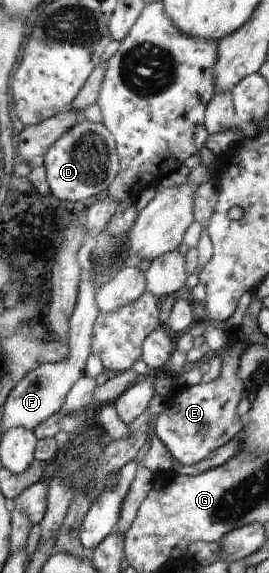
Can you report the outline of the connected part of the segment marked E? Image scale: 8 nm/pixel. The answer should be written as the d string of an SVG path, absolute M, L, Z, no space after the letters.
M234 339L226 351L218 353L222 355L219 377L209 383L195 384L173 393L164 411L155 419L152 432L164 443L178 466L196 465L212 451L228 443L242 429L242 421L236 413L236 407L244 389L242 380L237 375L244 349L245 344Z

